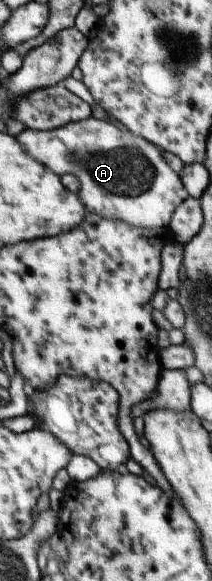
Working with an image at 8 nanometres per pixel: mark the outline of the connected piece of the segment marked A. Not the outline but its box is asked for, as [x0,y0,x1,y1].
[17,117,189,228]

